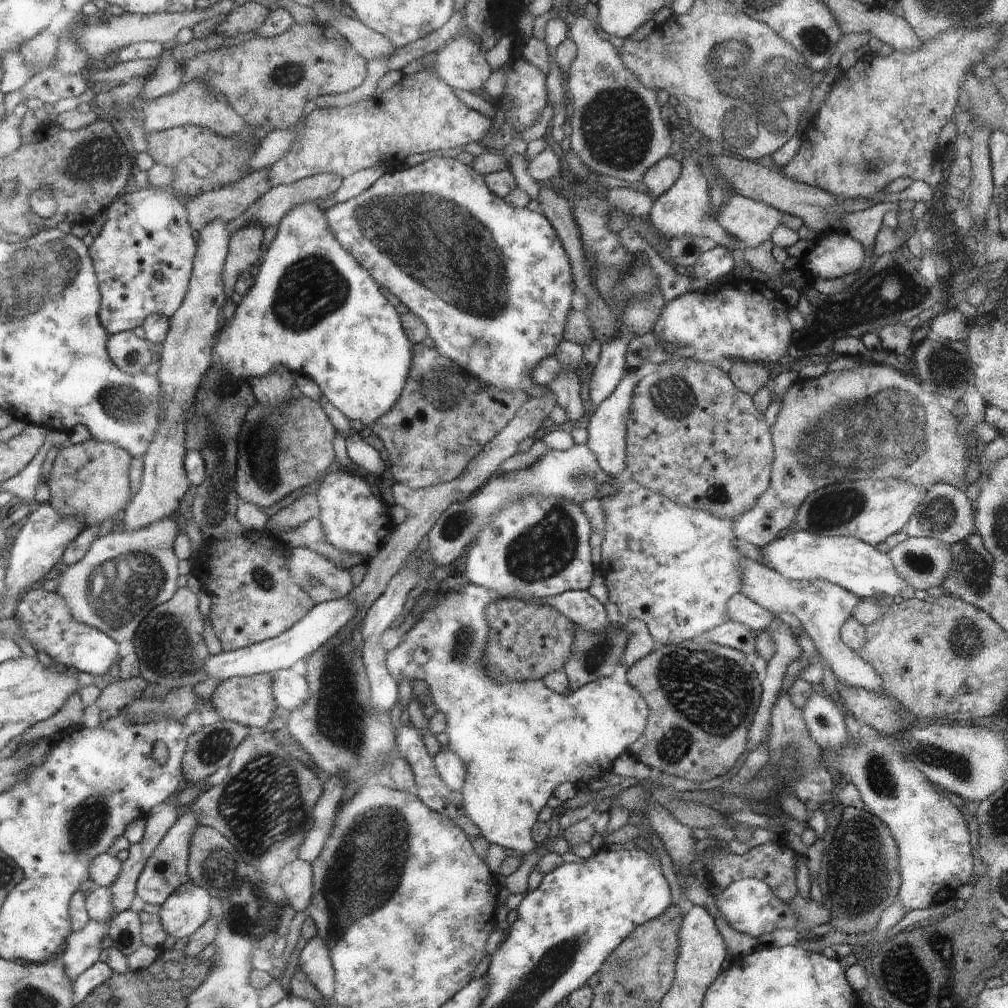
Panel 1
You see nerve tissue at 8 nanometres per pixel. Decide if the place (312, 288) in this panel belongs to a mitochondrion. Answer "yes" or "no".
yes

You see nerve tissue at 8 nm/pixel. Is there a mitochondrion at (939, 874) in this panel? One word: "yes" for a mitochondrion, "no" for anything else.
no

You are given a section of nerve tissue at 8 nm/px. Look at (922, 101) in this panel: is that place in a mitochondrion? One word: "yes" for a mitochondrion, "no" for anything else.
no

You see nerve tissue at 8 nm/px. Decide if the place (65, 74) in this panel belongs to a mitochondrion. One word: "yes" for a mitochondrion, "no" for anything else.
no

